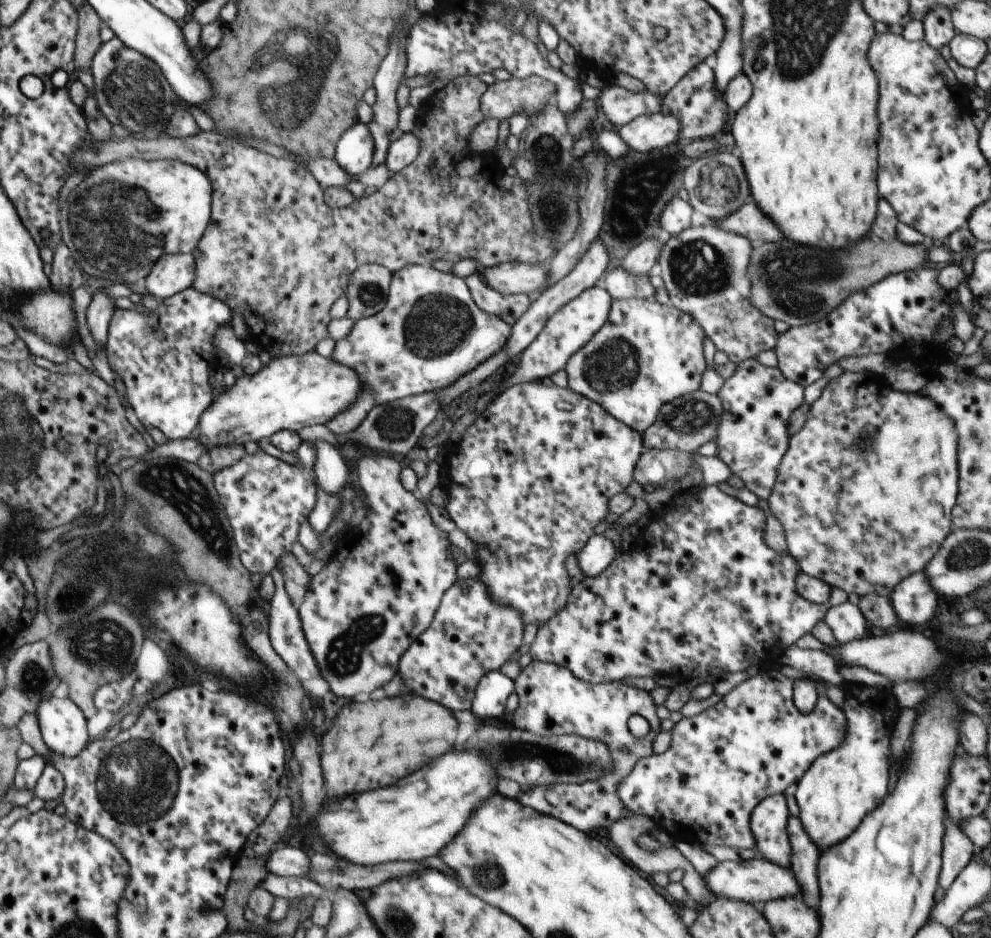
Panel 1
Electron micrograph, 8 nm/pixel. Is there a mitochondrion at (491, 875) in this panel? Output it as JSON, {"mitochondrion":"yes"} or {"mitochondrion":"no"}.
{"mitochondrion":"yes"}

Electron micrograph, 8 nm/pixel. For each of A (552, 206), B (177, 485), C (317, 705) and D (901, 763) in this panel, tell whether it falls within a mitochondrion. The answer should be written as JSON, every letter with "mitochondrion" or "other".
{"A":"mitochondrion","B":"mitochondrion","C":"other","D":"other"}

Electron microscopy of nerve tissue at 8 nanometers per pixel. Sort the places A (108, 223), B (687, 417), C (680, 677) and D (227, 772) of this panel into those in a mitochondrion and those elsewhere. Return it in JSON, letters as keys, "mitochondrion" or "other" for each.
{"A":"mitochondrion","B":"mitochondrion","C":"other","D":"other"}

